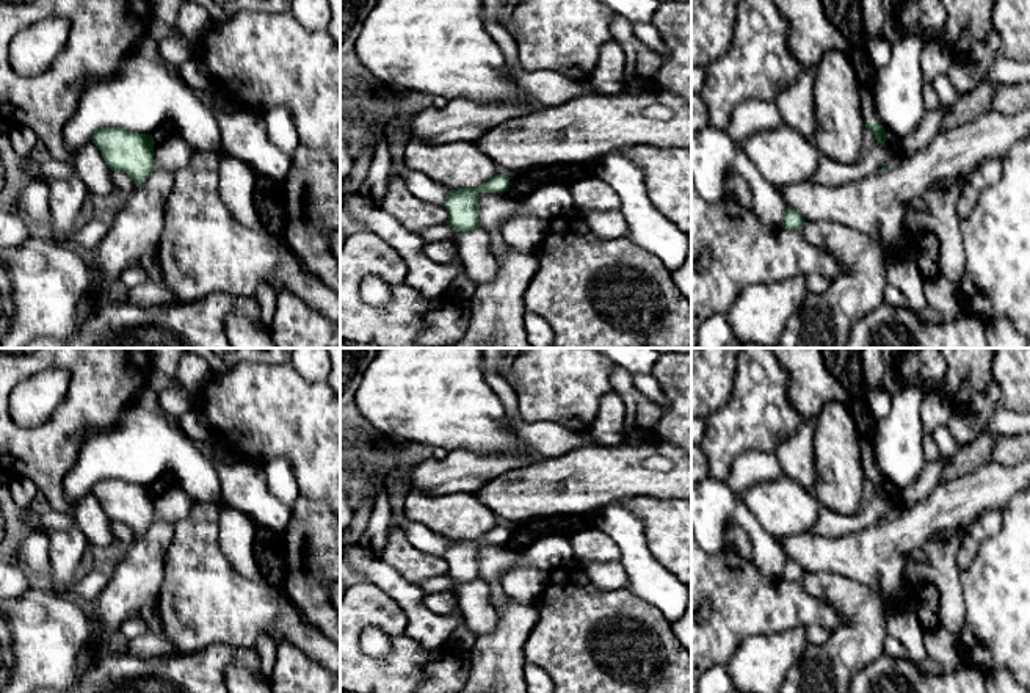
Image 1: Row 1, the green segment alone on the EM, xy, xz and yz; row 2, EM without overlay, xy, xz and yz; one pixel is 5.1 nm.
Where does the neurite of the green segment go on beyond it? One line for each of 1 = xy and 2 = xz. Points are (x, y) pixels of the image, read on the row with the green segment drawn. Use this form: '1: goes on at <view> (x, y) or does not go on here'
1: does not go on here
2: does not go on here

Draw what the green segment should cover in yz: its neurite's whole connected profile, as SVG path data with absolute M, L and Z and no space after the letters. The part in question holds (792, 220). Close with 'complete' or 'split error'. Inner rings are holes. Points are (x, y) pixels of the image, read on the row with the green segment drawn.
M792 207L785 209L781 227L787 230L800 230L806 224L809 223L795 209Z | complete

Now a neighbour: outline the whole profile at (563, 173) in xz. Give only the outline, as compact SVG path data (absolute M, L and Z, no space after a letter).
M560 163L550 166L538 166L524 172L517 182L511 182L508 194L517 198L524 190L531 190L552 182L571 183L593 176L589 163Z

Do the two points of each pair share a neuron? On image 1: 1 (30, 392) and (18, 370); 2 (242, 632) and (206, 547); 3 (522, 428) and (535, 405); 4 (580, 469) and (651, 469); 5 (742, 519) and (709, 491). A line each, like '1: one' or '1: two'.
1: two
2: one
3: two
4: one
5: one

